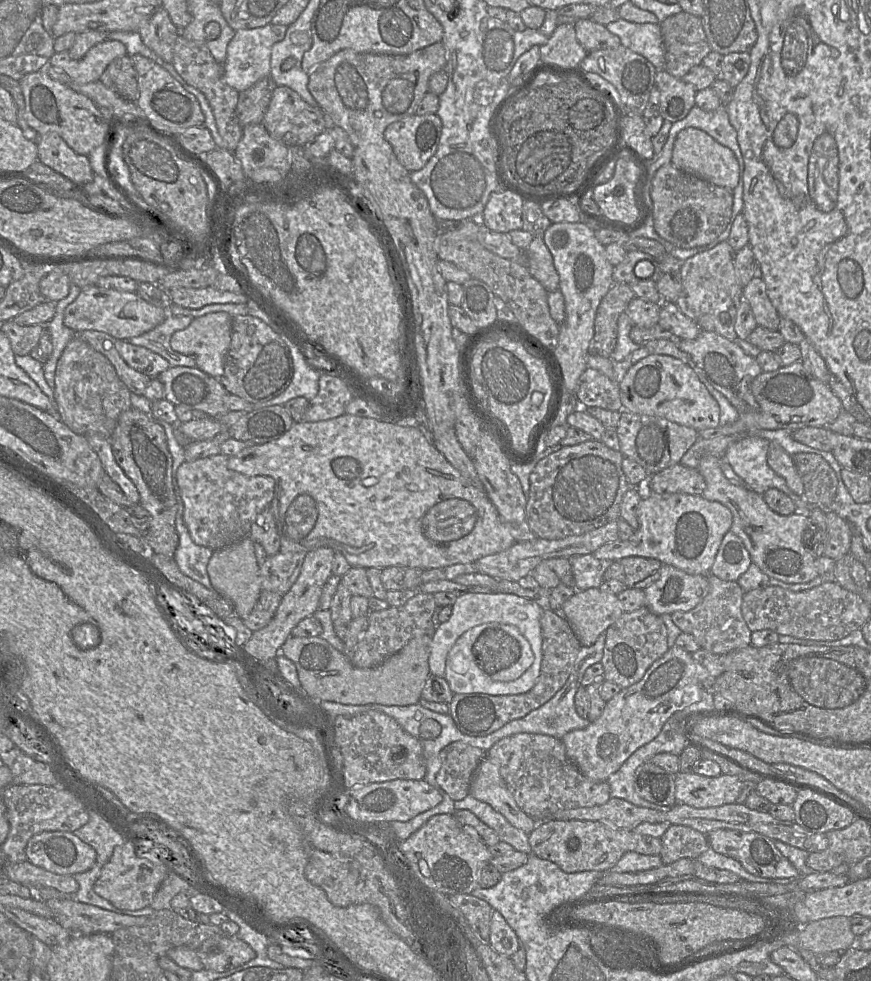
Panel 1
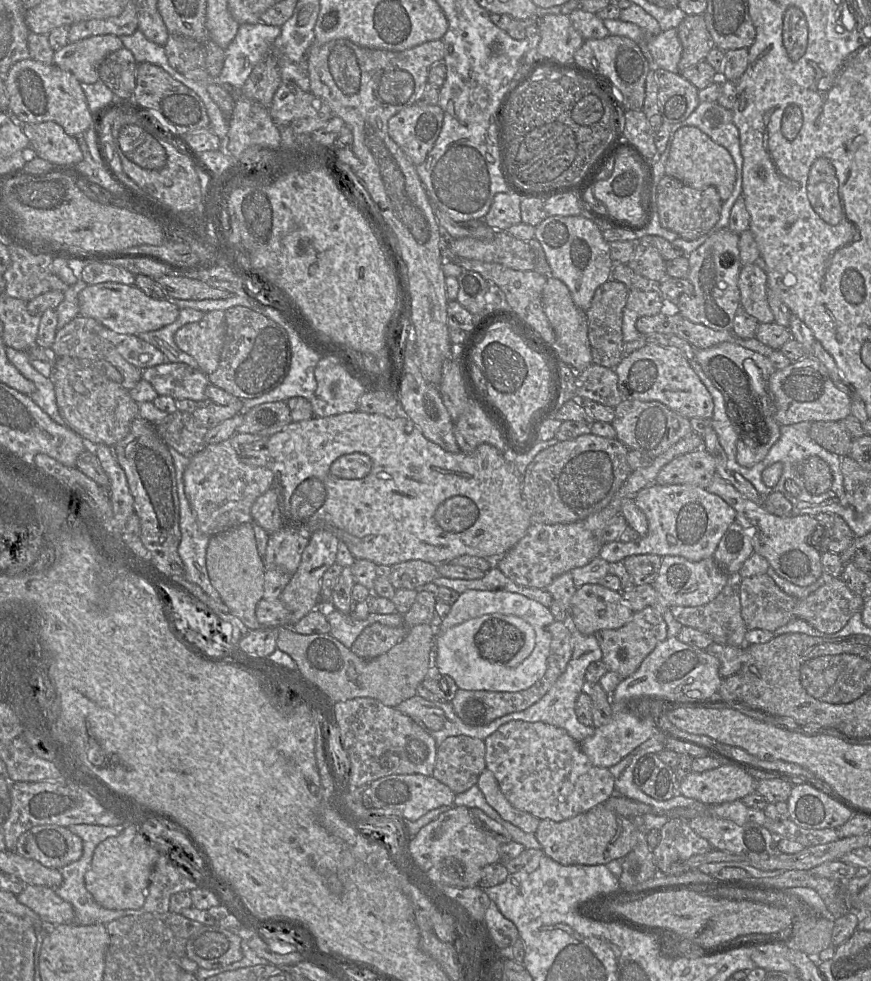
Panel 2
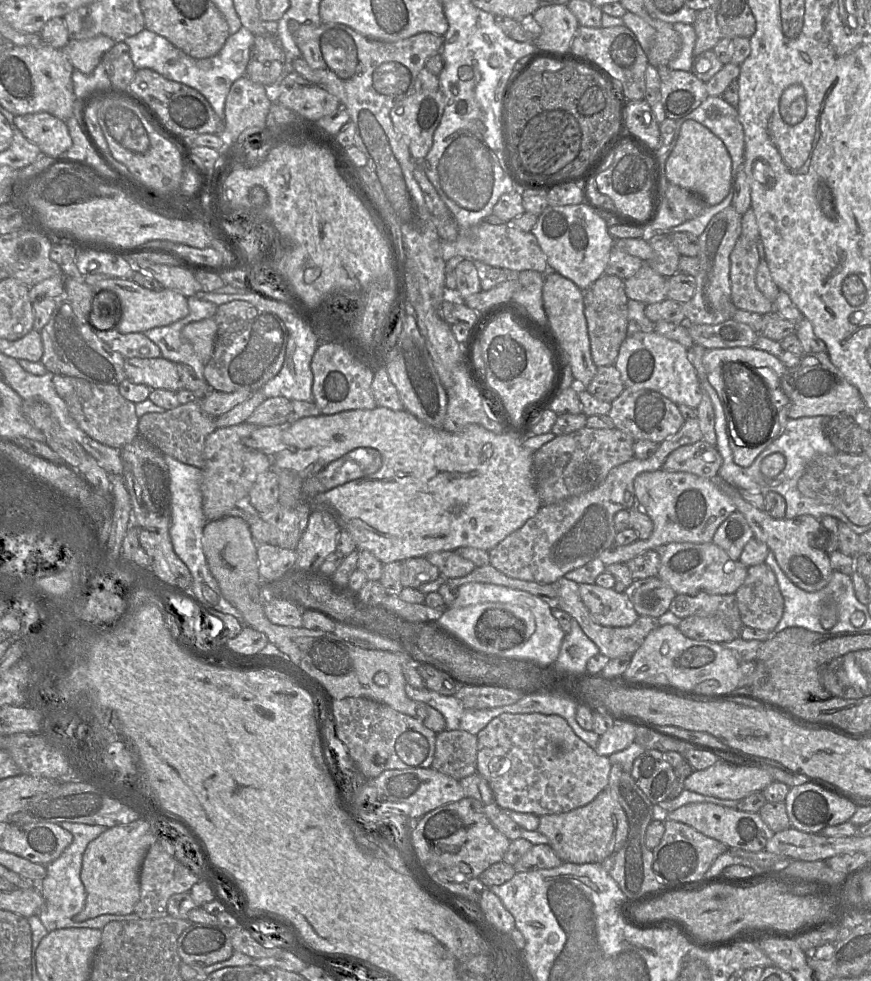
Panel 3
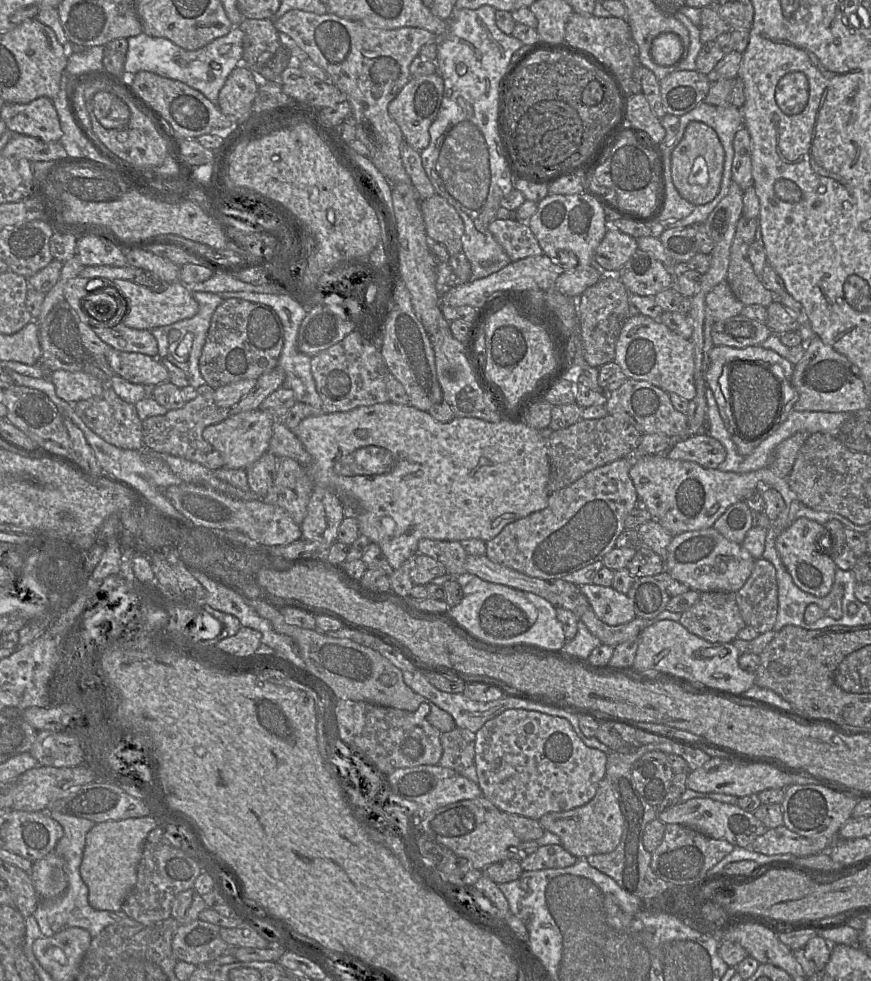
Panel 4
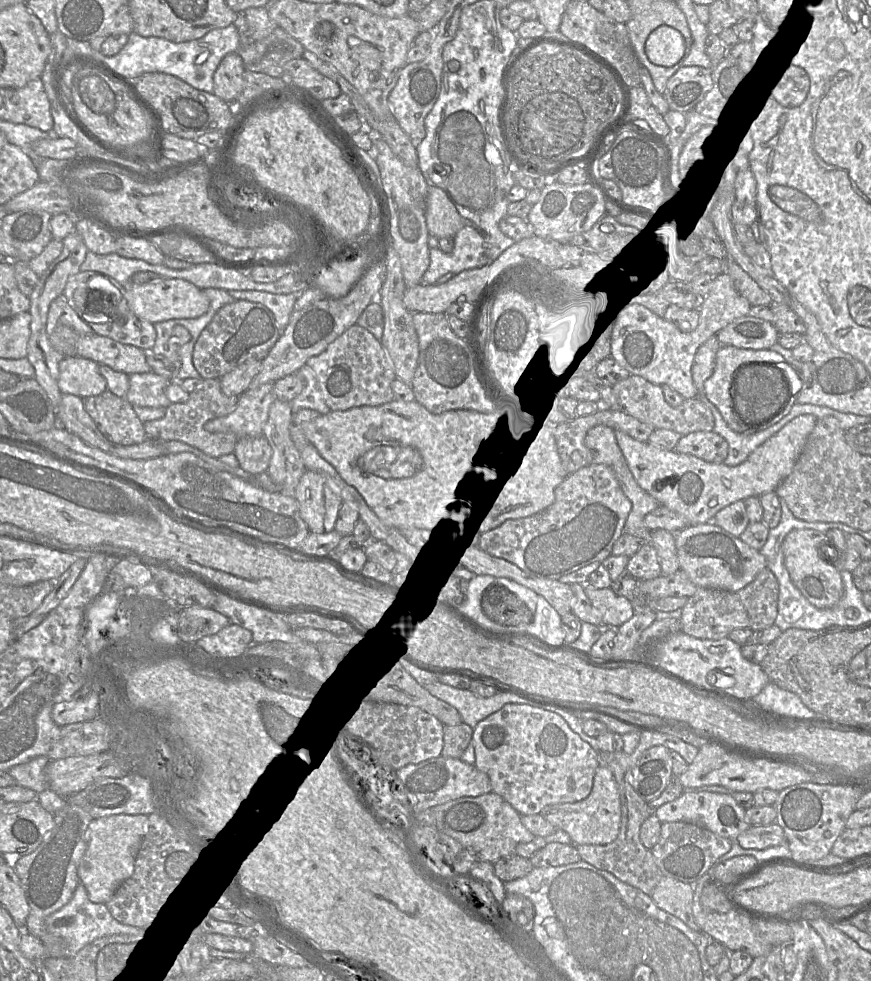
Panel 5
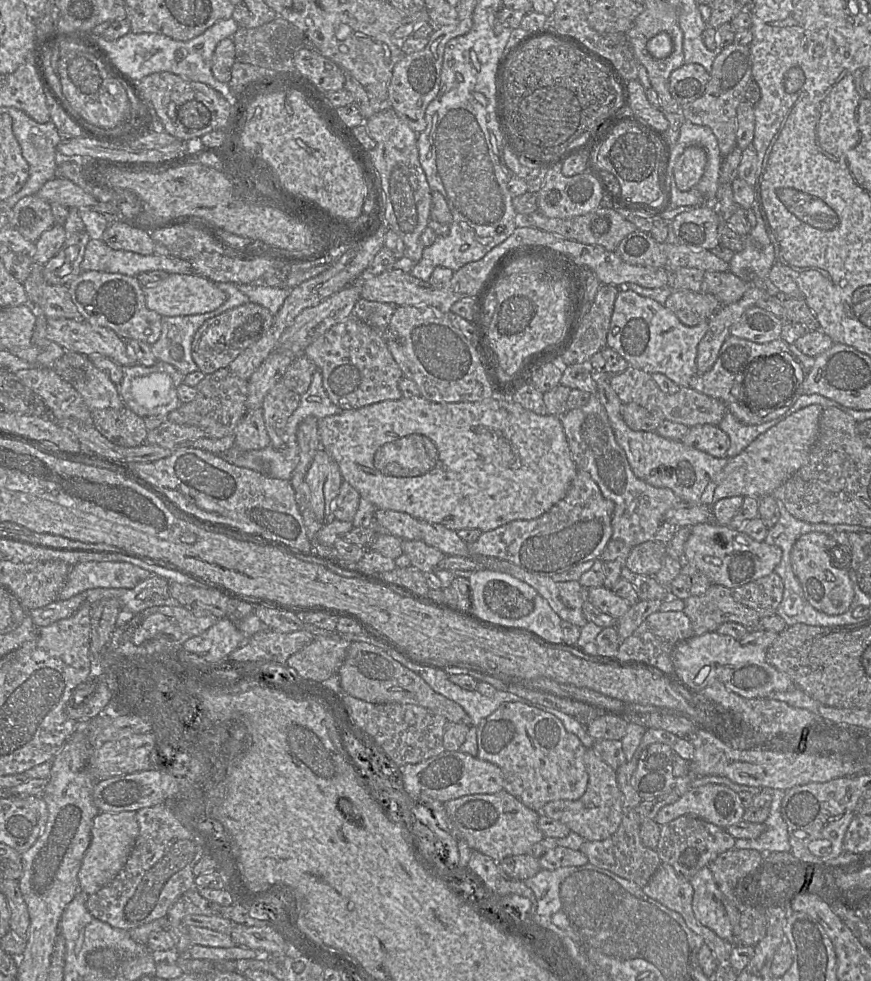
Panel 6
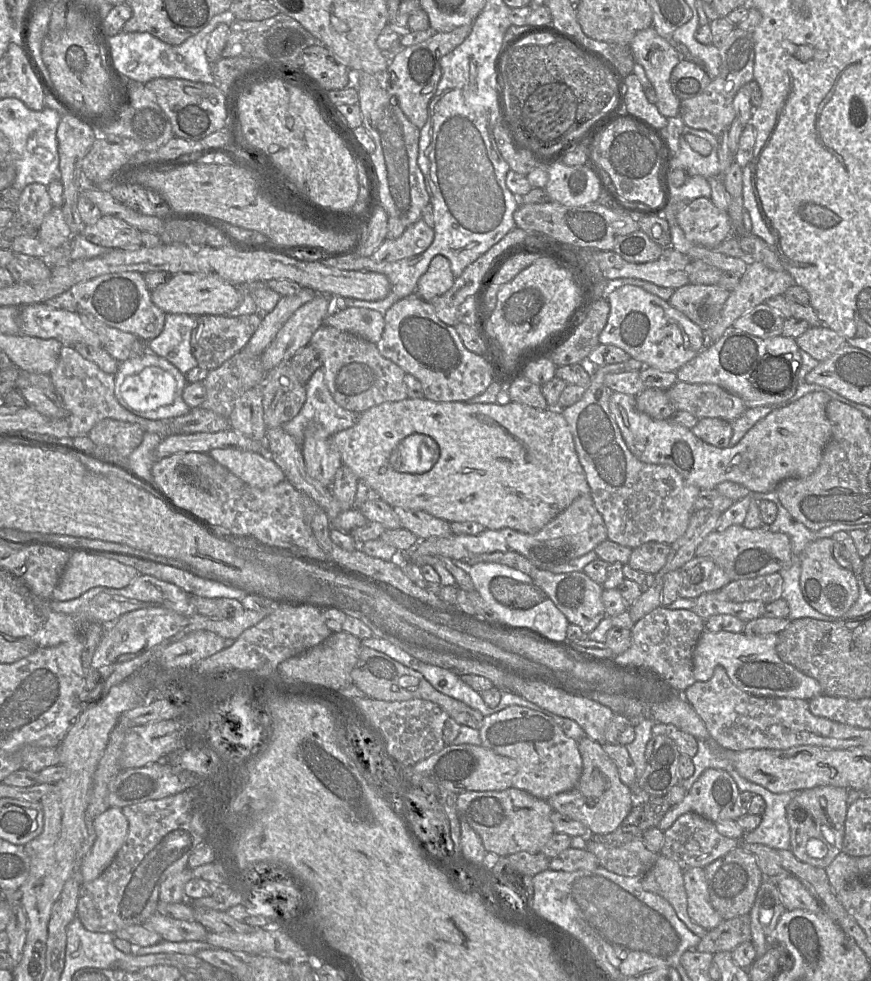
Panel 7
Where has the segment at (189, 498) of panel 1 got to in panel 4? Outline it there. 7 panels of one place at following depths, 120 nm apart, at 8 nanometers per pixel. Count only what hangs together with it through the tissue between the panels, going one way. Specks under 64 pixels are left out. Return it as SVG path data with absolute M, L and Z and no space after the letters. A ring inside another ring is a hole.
M261 409L231 414L224 421L206 427L202 433L224 459L224 467L246 469L269 451L269 443L274 426L274 417Z

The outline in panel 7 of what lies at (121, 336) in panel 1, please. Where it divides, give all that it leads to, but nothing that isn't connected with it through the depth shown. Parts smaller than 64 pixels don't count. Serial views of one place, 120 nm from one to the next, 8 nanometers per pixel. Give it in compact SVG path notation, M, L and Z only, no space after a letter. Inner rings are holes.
M177 273L165 284L151 291L153 303L165 313L200 315L226 315L243 300L237 285L219 276L203 273Z

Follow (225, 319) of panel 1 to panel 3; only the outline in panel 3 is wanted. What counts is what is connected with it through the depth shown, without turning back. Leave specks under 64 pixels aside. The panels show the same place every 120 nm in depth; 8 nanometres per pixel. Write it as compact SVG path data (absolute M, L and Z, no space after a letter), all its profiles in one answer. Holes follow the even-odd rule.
M214 317L186 325L181 331L181 336L192 344L204 365L210 361L217 336L217 324Z

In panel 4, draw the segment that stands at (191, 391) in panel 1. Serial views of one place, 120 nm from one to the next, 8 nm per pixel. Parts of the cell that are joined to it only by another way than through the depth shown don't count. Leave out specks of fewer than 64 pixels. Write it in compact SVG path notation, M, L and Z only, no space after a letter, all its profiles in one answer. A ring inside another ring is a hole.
M112 349L108 363L115 375L148 388L153 388L169 379L167 368L157 357L142 353Z

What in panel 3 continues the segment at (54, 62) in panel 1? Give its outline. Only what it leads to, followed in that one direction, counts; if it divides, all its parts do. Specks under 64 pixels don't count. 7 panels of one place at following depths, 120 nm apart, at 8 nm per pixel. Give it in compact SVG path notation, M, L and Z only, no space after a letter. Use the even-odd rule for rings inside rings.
M105 35L89 39L70 39L62 48L73 67L82 73L91 74L101 62L105 52L115 45L116 41Z

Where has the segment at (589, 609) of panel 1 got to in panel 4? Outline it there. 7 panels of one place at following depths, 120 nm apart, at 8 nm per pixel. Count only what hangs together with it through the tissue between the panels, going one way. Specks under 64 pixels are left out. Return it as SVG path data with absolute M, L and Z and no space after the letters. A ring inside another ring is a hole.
M591 583L582 585L580 588L595 615L602 622L610 626L617 626L636 618L629 597L612 586L605 587Z

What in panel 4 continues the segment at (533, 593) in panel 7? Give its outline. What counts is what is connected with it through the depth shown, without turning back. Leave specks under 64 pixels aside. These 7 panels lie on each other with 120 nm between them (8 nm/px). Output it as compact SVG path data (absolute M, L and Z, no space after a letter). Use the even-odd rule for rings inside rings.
M499 595L485 600L480 609L480 624L485 632L499 638L522 634L532 626L524 611Z

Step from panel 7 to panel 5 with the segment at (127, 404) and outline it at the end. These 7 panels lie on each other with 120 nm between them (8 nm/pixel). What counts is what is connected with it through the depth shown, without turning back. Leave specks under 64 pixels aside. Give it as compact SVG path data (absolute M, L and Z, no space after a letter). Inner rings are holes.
M153 371L129 375L129 389L125 399L132 406L167 408L171 402L166 396L165 389L171 380Z

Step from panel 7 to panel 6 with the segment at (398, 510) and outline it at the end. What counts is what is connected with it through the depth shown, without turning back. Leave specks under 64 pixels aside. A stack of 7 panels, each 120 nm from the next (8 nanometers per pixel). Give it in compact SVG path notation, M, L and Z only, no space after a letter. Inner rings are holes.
M418 520L422 532L422 540L440 550L446 556L470 556L467 543L459 537L456 531L441 524Z

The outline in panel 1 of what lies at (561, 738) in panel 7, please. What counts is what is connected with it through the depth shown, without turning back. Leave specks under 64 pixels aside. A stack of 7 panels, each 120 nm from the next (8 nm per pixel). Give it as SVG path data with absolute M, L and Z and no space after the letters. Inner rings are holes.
M519 733L502 738L488 751L487 757L498 766L500 775L522 811L538 823L551 819L560 810L593 807L606 803L610 798L610 786L606 781L592 781L585 777L570 761L561 739L544 734Z

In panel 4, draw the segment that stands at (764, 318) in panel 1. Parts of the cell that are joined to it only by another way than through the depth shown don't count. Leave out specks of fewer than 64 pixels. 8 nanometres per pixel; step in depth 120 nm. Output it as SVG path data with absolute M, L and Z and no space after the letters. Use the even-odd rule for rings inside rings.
M741 216L737 222L730 249L727 282L735 297L744 305L759 304L768 307L776 297L764 287L748 259L748 249L755 241L758 218Z

